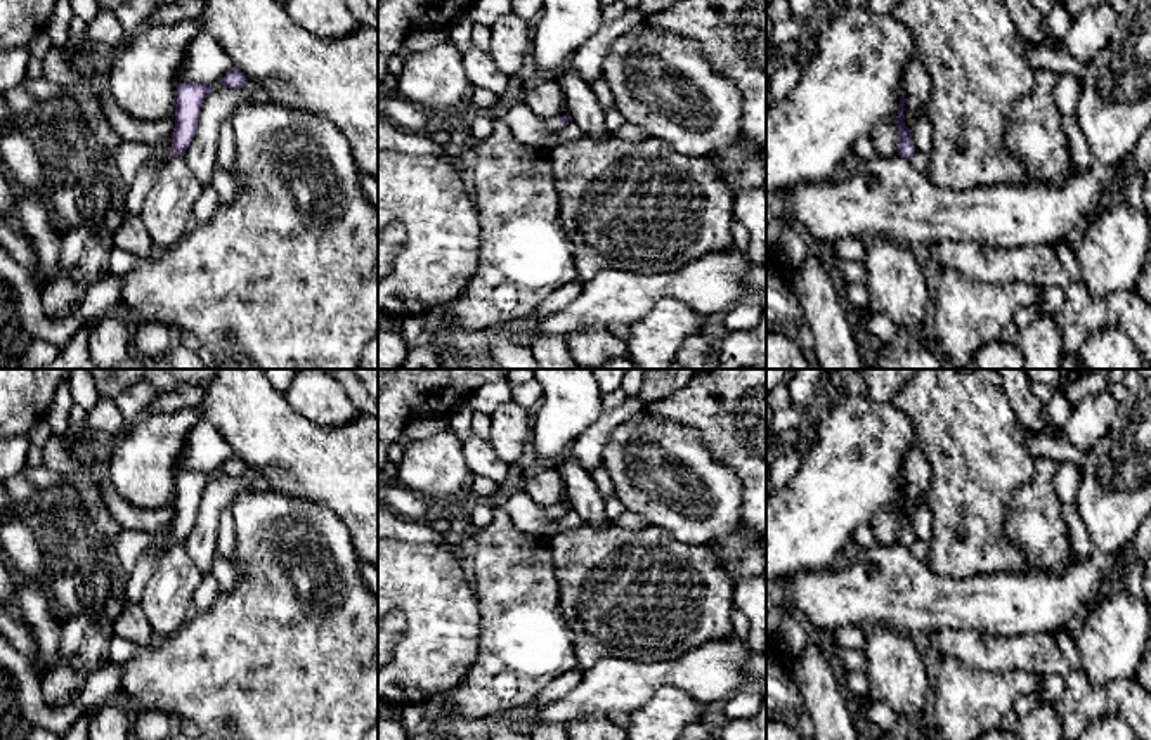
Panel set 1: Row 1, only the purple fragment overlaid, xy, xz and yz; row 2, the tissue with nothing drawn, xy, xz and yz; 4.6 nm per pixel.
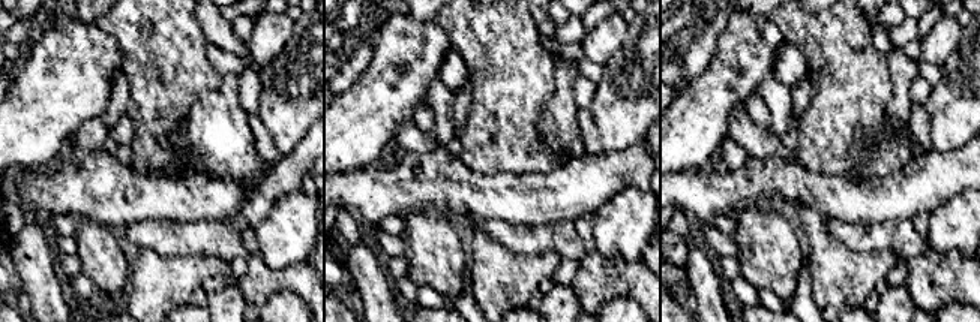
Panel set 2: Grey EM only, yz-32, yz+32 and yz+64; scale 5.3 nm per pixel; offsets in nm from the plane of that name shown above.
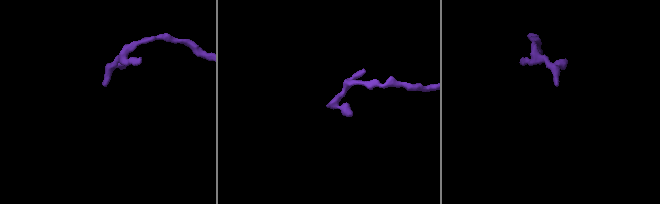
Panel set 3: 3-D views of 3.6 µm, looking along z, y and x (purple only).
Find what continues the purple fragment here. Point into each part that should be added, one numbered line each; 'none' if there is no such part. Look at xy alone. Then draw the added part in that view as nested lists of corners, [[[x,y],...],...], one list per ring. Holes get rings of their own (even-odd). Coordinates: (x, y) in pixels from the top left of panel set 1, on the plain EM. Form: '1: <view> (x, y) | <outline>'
none

